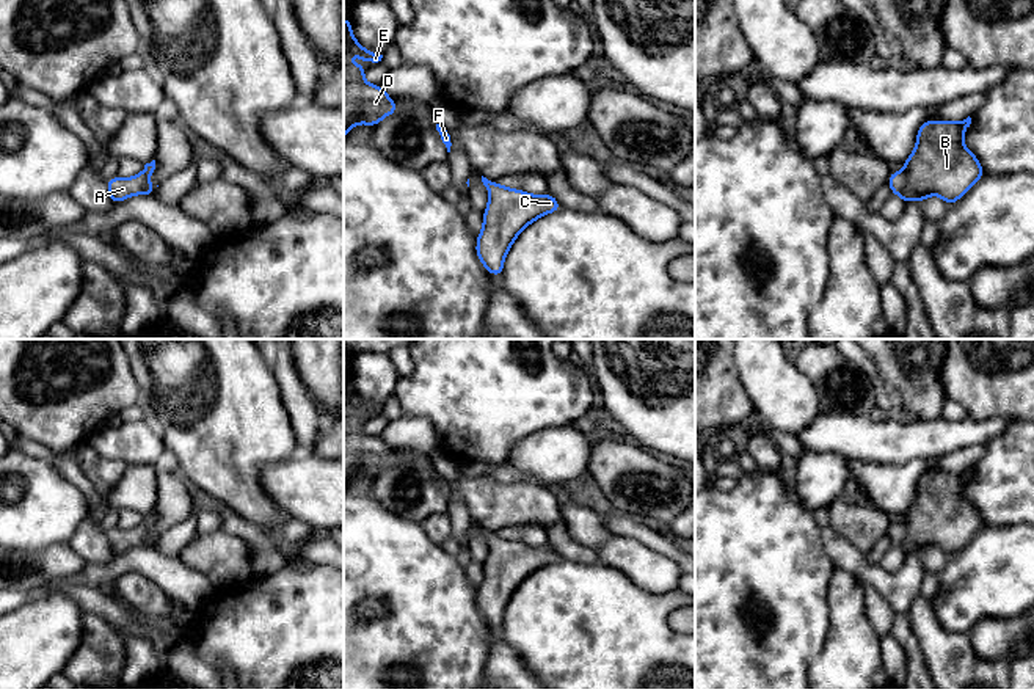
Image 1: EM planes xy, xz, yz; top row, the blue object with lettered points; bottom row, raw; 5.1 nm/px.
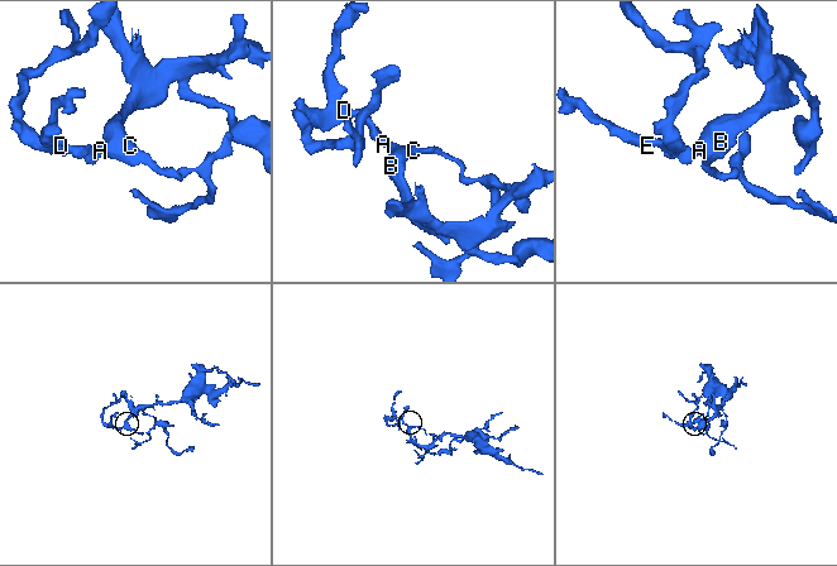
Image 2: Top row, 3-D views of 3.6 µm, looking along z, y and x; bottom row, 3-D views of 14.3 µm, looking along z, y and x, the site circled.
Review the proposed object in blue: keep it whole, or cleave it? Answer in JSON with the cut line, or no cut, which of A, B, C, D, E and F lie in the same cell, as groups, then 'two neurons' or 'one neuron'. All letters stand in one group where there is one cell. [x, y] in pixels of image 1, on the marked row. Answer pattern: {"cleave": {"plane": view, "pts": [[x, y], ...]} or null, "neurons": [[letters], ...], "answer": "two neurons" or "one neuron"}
{"cleave": null, "neurons": [["A", "B", "C", "D", "E", "F"]], "answer": "one neuron"}

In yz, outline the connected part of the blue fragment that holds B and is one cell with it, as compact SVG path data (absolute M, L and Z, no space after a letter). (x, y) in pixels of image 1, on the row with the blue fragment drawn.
M970 116L960 122L926 119L918 129L916 146L904 162L904 170L891 173L887 180L893 195L904 202L926 201L930 195L938 195L948 206L959 201L984 176L979 160L963 144L970 124Z

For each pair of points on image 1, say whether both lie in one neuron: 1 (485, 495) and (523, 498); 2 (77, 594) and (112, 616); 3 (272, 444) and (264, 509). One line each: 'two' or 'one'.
1: one
2: one
3: one

